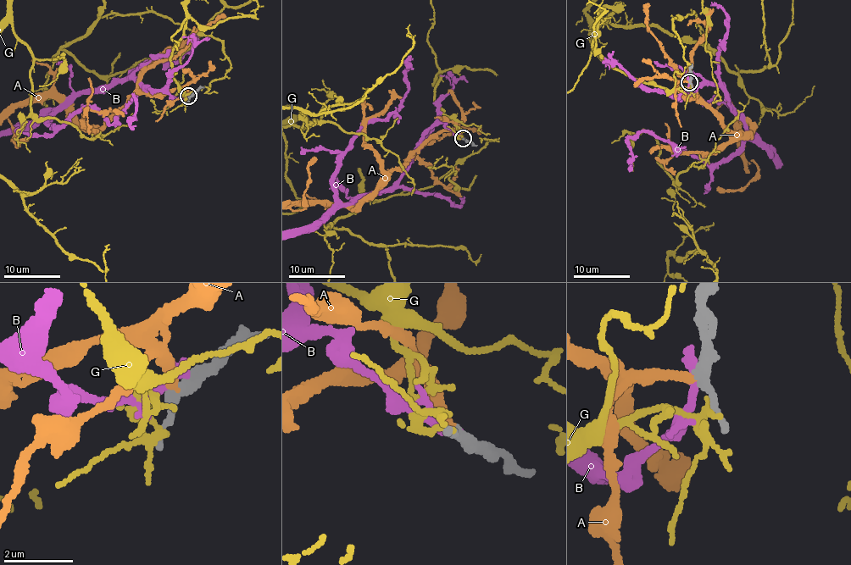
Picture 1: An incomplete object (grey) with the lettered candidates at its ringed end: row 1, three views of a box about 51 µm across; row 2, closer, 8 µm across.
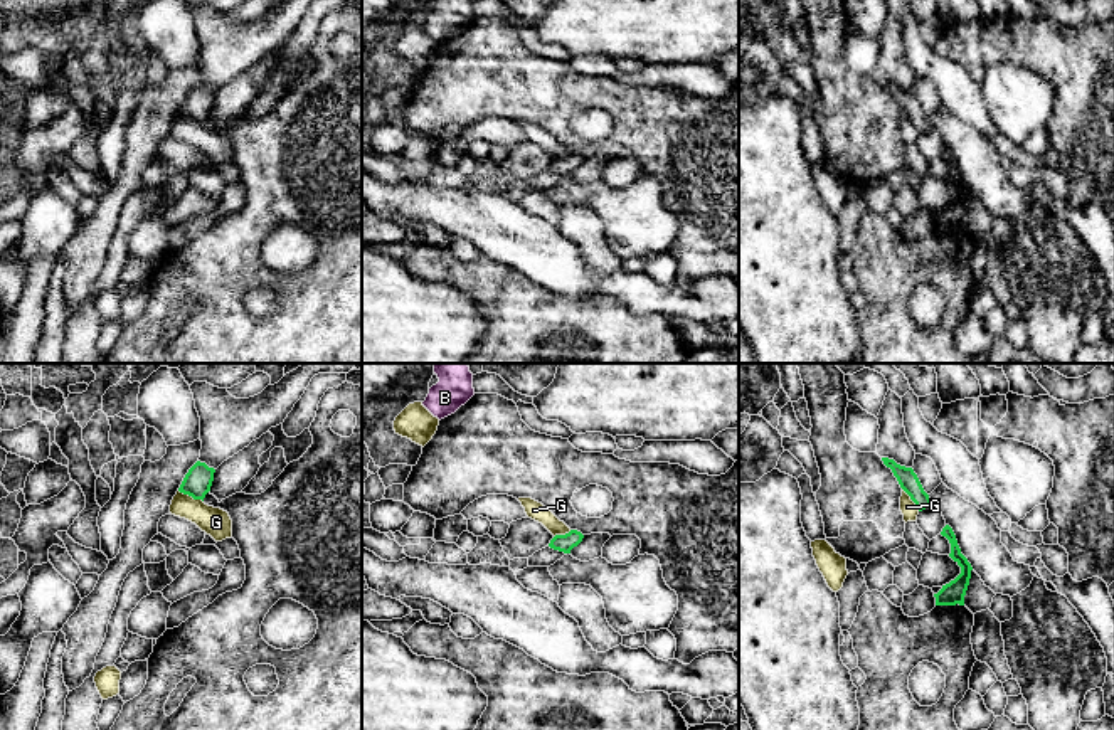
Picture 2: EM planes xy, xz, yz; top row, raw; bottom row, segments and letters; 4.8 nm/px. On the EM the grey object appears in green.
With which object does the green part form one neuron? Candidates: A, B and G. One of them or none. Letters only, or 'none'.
A

